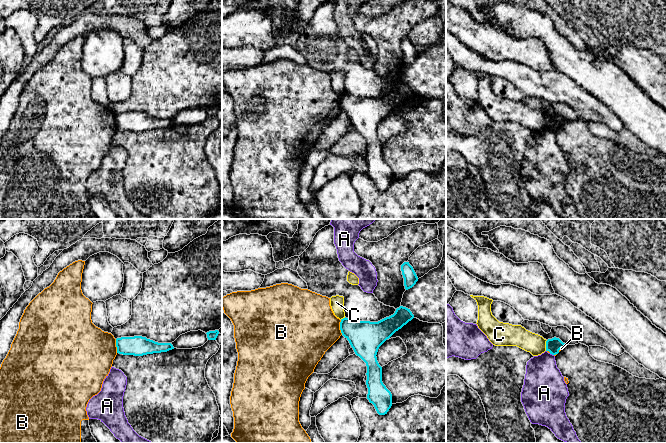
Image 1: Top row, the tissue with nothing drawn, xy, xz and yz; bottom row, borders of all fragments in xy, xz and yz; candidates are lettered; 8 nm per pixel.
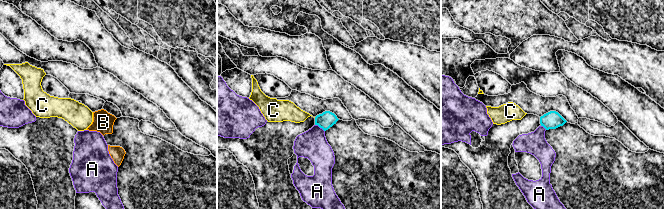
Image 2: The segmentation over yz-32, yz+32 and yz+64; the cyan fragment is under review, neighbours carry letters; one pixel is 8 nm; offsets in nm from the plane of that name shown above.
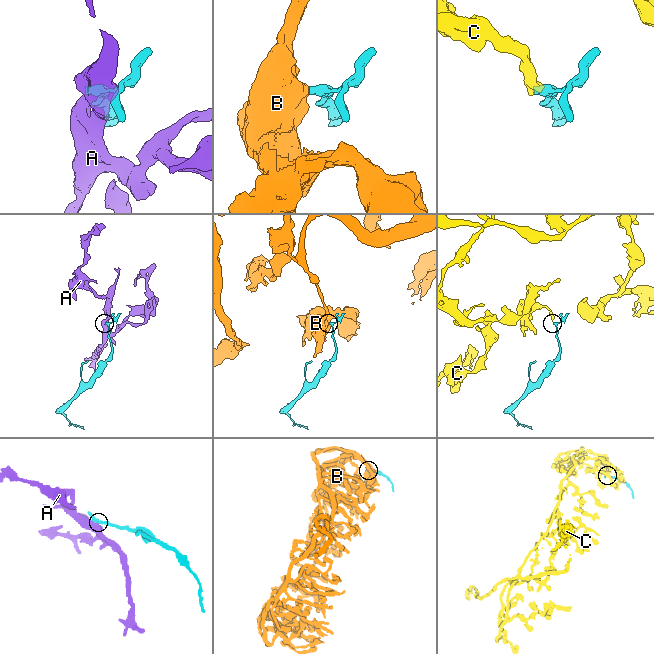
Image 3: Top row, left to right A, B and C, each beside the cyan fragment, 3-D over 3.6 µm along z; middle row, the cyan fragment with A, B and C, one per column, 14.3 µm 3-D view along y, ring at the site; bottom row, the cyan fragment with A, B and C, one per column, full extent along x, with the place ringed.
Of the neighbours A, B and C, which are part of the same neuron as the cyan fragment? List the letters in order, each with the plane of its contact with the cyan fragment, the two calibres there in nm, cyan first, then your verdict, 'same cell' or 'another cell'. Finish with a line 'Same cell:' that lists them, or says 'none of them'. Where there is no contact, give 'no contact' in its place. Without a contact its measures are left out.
A: meets cyan in yz; 120 nm thick on the cyan side, 320 nm on the other; another cell
B: meets cyan in xz; 260 nm thick on the cyan side, 460 nm on the other; another cell
C: meets cyan in yz; 120 nm thick on the cyan side, 160 nm on the other; another cell
Same cell: none of them

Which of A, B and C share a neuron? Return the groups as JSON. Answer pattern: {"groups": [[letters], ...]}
{"groups": [["A"], ["B"], ["C"]]}

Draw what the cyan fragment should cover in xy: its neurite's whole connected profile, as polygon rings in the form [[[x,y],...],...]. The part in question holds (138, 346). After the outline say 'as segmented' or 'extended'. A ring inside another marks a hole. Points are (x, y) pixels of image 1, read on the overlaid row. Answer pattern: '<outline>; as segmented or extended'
[[[142,336],[117,338],[116,347],[117,353],[134,356],[167,352],[174,349],[171,343],[158,343]]]; as segmented

